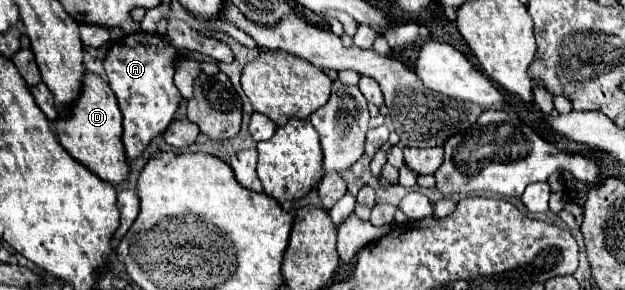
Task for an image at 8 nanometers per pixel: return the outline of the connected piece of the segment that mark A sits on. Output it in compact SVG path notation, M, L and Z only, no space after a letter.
M170 17L166 33L146 33L136 31L122 39L118 39L104 57L104 71L108 75L110 89L114 91L120 111L124 115L124 147L128 161L136 159L146 145L160 133L166 131L170 121L174 119L178 105L182 101L180 91L174 85L174 69L180 53L198 51L202 55L210 55L222 63L232 63L234 53L232 49L214 39L206 37L200 31L190 29L184 21Z

